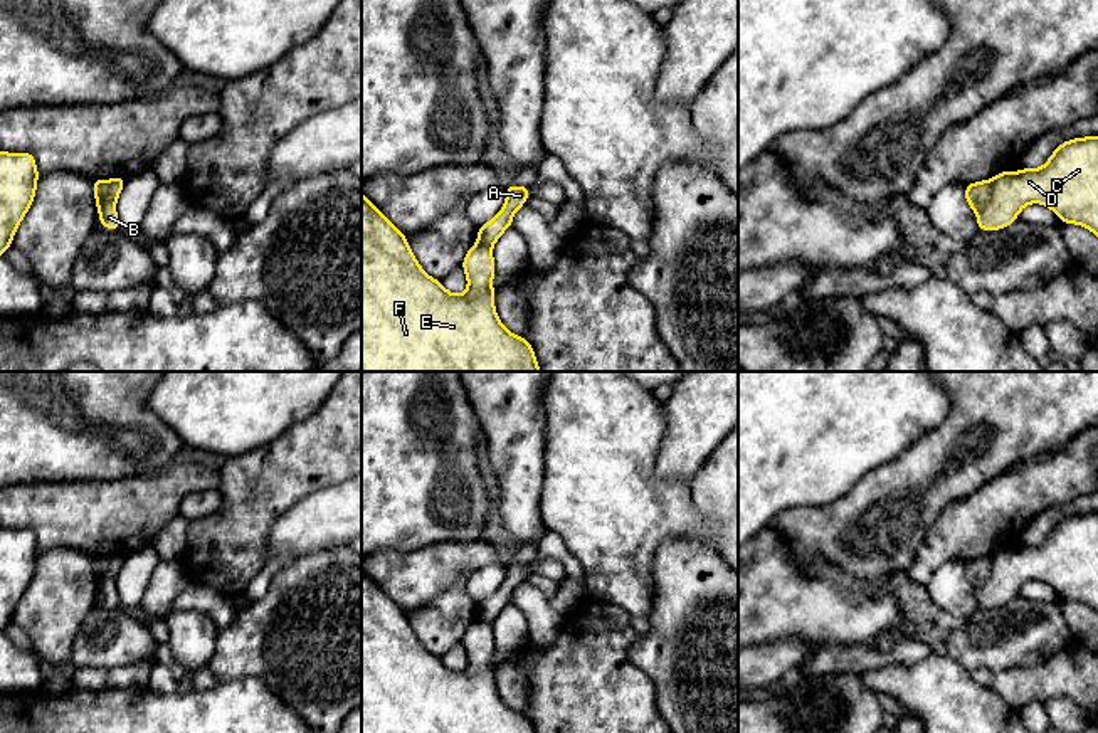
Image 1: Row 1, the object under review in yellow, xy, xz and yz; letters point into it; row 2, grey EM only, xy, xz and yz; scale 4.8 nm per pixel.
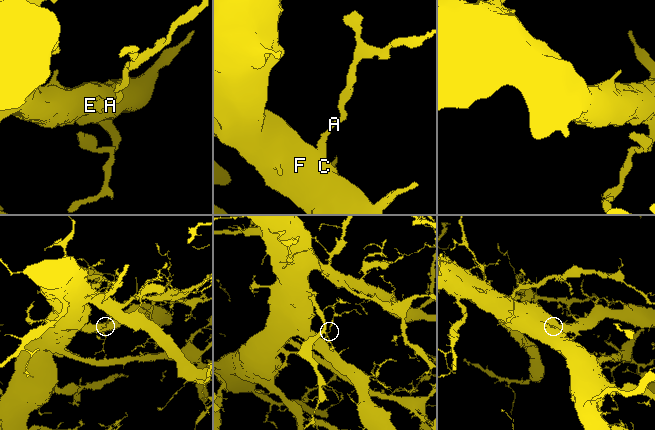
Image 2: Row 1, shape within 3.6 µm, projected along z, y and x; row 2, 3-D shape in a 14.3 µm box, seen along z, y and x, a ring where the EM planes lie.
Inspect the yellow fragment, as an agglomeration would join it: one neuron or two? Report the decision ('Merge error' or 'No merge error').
Merge error

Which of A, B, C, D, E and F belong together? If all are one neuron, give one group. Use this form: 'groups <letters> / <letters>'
groups A / B C D E F

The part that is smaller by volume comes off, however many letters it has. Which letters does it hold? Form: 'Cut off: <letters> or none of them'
Cut off: A

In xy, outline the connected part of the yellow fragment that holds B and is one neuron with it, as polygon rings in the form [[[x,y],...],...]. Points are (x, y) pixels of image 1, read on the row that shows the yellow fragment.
[[[92,180],[94,198],[99,212],[99,222],[108,230],[118,230],[119,220],[116,215],[116,203],[108,197],[108,182],[106,180]]]

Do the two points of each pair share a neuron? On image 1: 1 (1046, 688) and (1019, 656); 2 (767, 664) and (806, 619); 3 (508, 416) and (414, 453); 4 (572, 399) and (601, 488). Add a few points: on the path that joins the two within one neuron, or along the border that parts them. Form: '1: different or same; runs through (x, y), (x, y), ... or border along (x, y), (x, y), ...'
1: different; border along (1063, 648), (1034, 664), (1001, 669), (996, 674)
2: different; border along (755, 644), (801, 639), (818, 648)
3: different; border along (464, 390), (481, 431)
4: same; runs through (594, 421), (601, 427), (601, 466)

